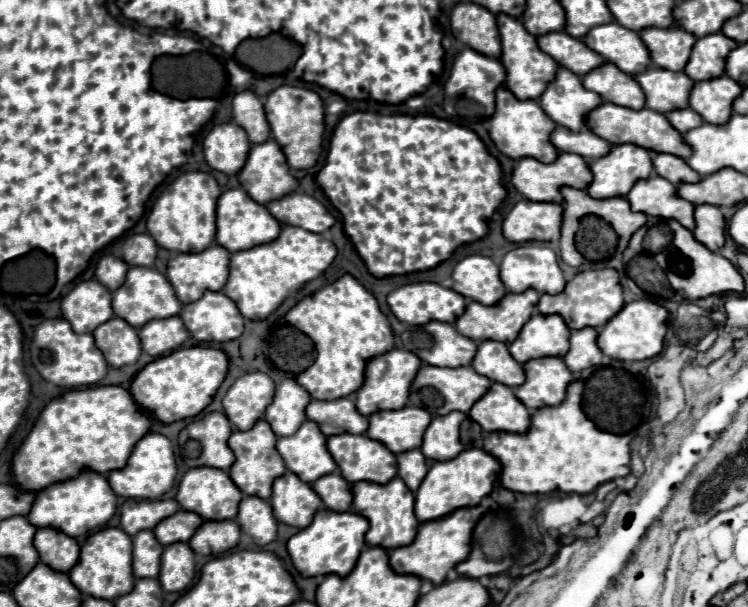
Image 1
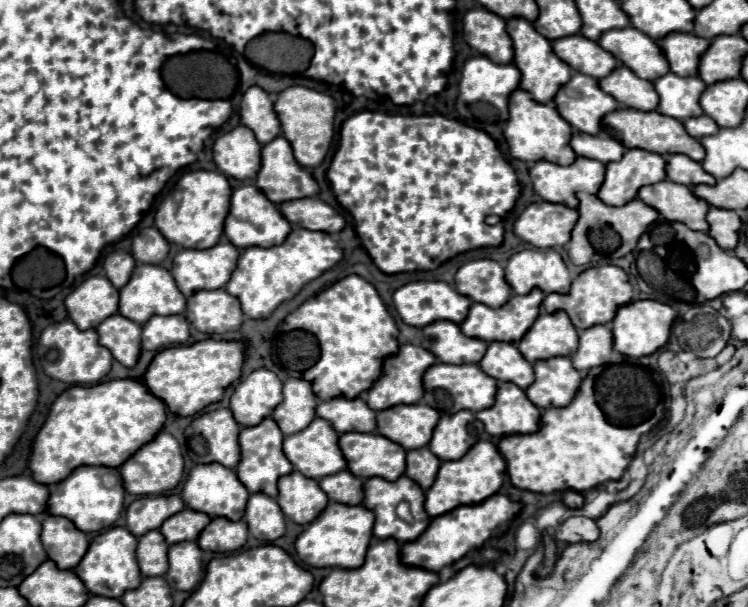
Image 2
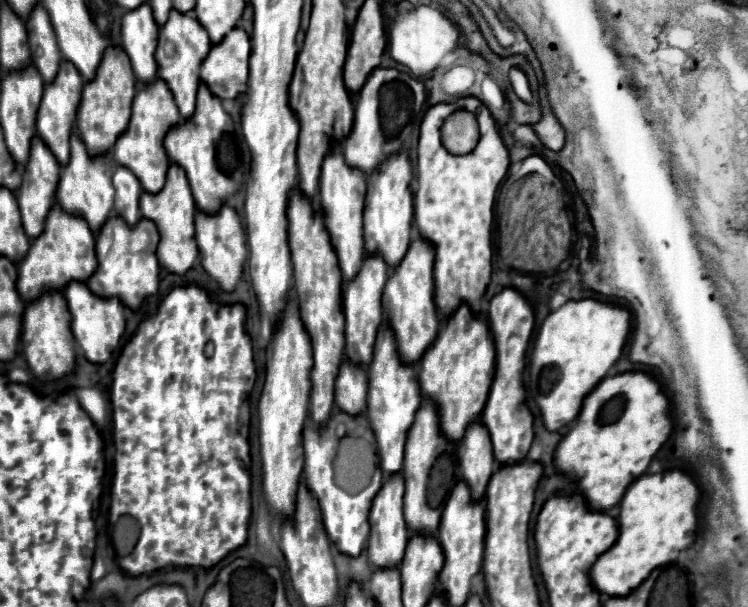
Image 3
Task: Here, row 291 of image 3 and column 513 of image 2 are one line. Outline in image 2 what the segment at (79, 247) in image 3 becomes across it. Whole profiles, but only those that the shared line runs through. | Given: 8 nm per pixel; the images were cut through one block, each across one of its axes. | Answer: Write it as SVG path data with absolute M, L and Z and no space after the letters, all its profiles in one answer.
M510 18L508 24L506 24L506 32L510 34L512 42L514 42L514 64L516 68L520 70L522 78L520 78L520 88L530 92L530 96L536 100L536 102L550 102L554 98L554 94L558 92L558 88L562 84L566 84L572 76L572 70L566 62L562 62L554 52L552 52L552 46L550 46L550 40L540 36L532 24L524 18Z

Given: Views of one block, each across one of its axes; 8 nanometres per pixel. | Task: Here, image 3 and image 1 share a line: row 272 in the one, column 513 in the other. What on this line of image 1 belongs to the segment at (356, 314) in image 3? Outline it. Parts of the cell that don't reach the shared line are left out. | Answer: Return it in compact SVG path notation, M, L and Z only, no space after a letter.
M484 340L472 360L472 368L482 376L488 376L492 382L508 384L510 388L516 388L526 380L524 366L512 358L504 342Z

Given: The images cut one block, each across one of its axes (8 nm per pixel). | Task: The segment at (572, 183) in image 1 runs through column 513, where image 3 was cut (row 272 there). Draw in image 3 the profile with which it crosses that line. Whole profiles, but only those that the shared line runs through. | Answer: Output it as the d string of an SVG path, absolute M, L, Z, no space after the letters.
M178 164L168 166L168 180L156 196L148 196L148 192L140 194L140 212L144 218L154 220L158 226L160 244L158 244L156 254L158 254L160 264L168 272L174 272L174 274L184 274L186 270L190 270L198 256L198 248L196 248L196 240L194 240L196 204L194 204L194 196L192 196L188 178L184 176L184 170Z

